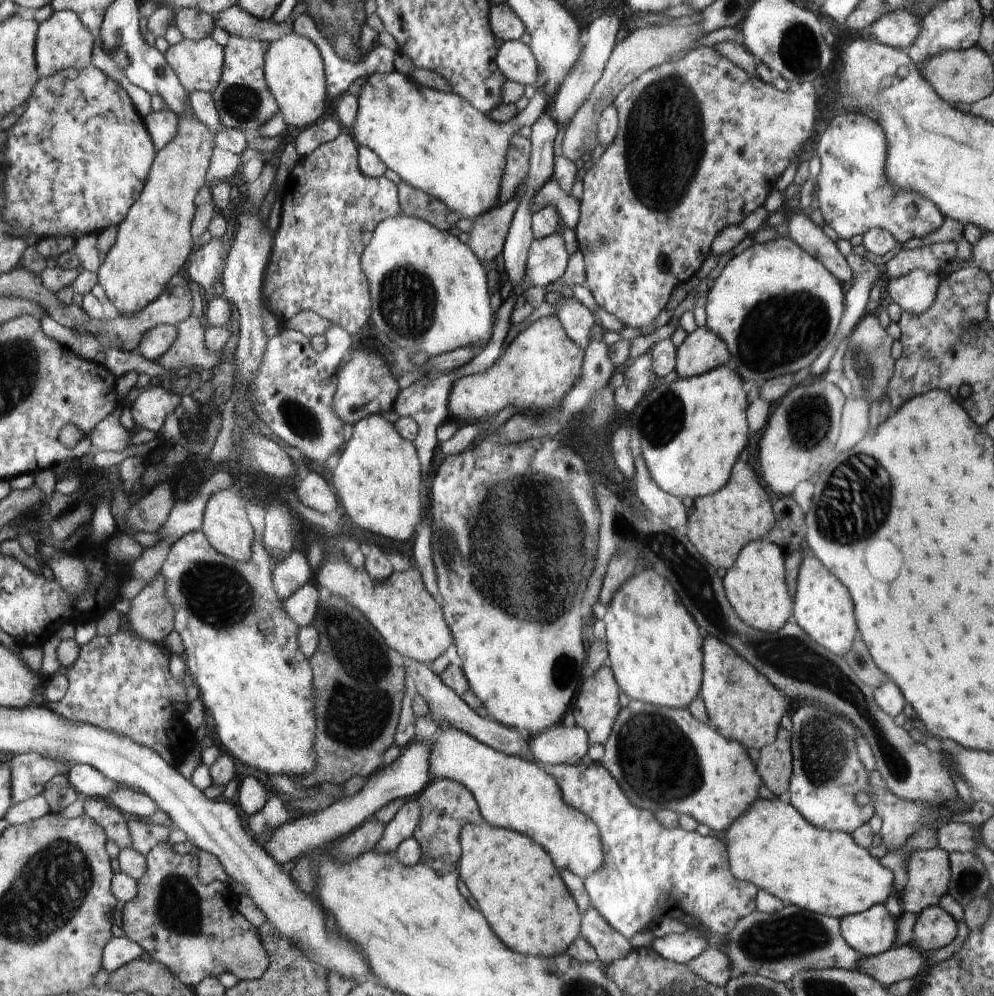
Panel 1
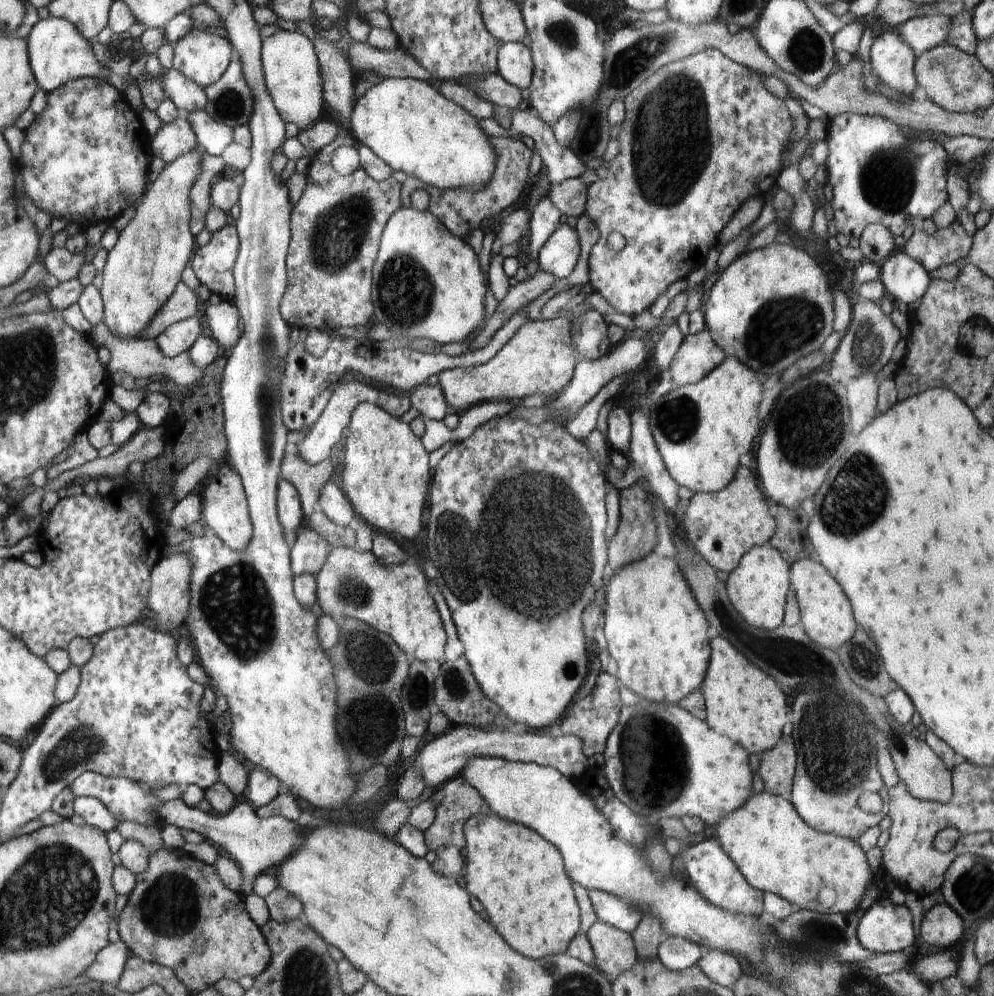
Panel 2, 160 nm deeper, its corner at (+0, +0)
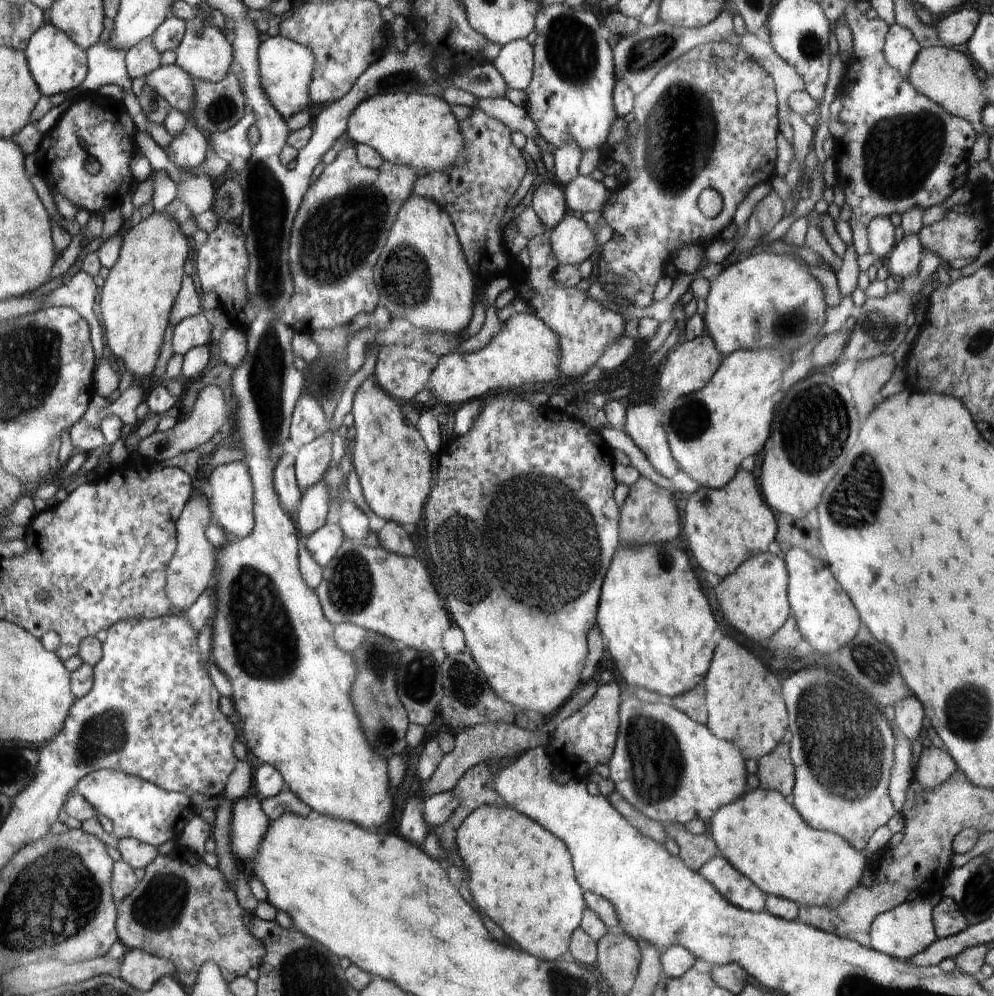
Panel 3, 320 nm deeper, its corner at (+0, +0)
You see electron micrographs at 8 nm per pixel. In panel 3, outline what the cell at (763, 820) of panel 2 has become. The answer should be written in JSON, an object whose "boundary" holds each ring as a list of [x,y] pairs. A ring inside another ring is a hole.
{"boundary":[[[758,787],[756,789],[749,788],[742,796],[739,796],[734,802],[729,802],[724,806],[718,808],[718,810],[712,815],[710,824],[708,827],[708,834],[715,840],[717,847],[719,848],[720,855],[722,855],[738,872],[741,872],[746,878],[749,878],[762,892],[767,895],[774,895],[777,897],[793,900],[800,905],[814,905],[814,906],[827,906],[831,909],[835,909],[840,906],[843,898],[859,884],[859,880],[862,876],[864,866],[868,863],[864,858],[862,851],[856,850],[850,843],[847,843],[841,836],[834,834],[830,831],[820,832],[820,830],[812,830],[802,818],[795,808],[792,808],[788,802],[786,802],[785,796],[782,796],[781,792],[766,790],[765,788]]]}

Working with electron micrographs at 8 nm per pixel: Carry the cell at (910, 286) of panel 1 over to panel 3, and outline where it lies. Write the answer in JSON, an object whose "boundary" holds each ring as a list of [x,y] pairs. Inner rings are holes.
{"boundary":[[[918,234],[904,235],[902,240],[894,245],[889,254],[889,274],[896,280],[913,275],[913,272],[918,270],[922,255],[923,244]]]}

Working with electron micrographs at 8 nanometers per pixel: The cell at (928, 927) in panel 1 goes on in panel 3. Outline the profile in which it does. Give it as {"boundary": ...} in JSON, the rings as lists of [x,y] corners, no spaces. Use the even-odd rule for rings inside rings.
{"boundary":[[[946,896],[934,907],[933,923],[938,939],[961,933],[970,926],[956,901]]]}

